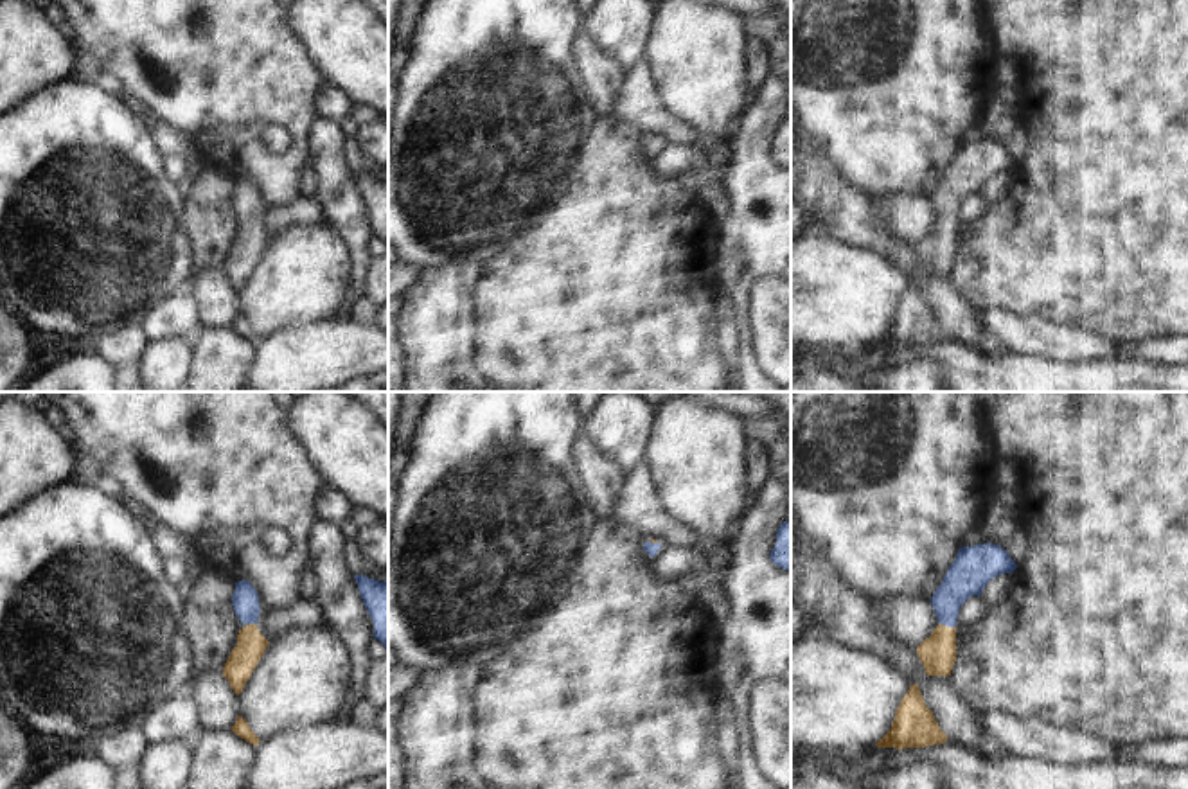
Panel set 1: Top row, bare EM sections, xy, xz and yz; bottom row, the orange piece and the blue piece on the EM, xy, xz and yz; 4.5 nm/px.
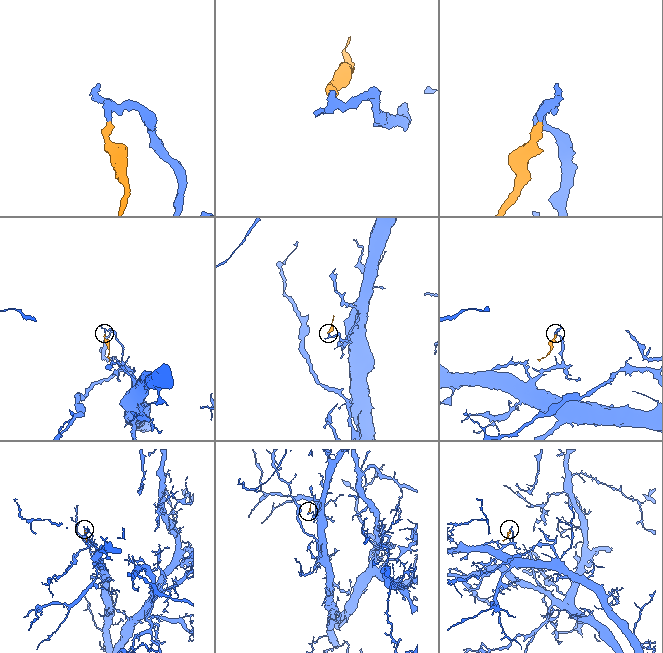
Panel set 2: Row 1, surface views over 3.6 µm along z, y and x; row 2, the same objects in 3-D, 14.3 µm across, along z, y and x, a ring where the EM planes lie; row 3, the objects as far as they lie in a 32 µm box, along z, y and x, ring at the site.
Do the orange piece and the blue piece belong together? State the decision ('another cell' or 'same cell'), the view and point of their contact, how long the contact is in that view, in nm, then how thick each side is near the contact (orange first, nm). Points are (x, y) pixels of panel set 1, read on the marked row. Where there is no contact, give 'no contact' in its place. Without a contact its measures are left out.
same cell | yz (946, 626) | 80 nm | 160/180 nm

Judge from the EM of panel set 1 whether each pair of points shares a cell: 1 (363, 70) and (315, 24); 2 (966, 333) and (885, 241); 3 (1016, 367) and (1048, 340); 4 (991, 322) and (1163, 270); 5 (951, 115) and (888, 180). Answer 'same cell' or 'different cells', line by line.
1: same cell
2: same cell
3: different cells
4: different cells
5: same cell

